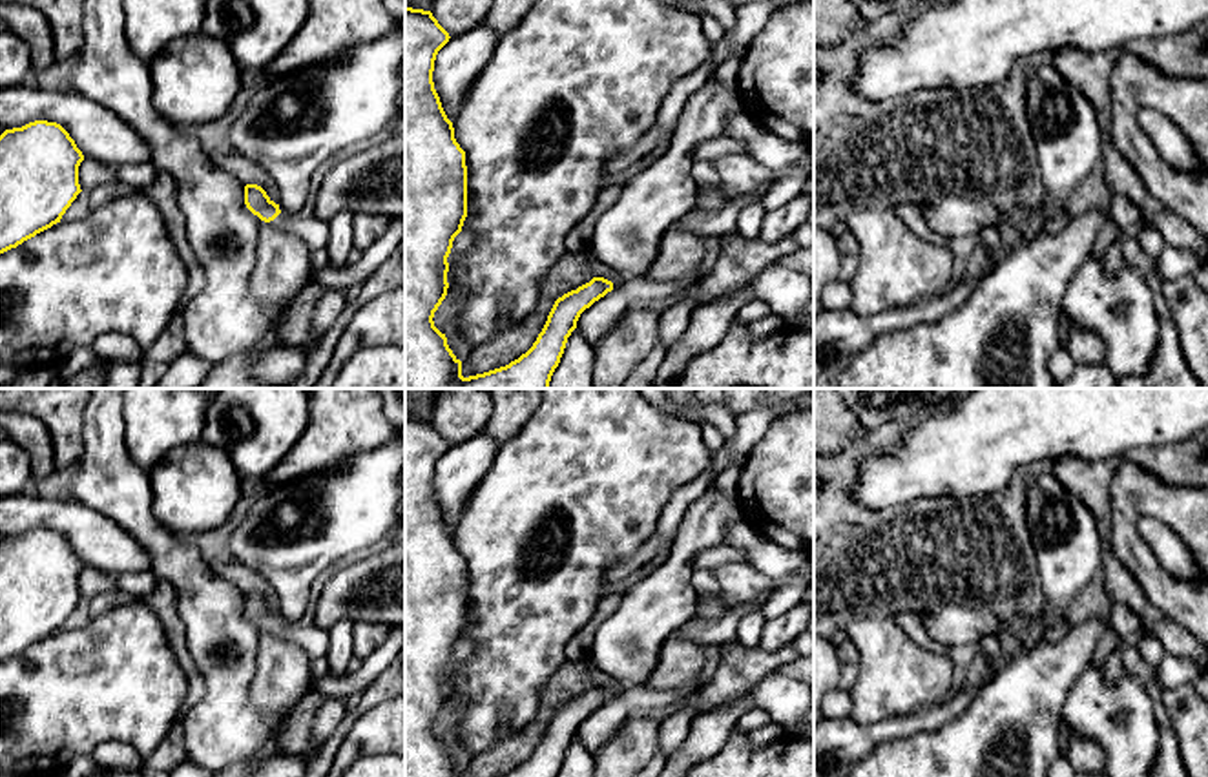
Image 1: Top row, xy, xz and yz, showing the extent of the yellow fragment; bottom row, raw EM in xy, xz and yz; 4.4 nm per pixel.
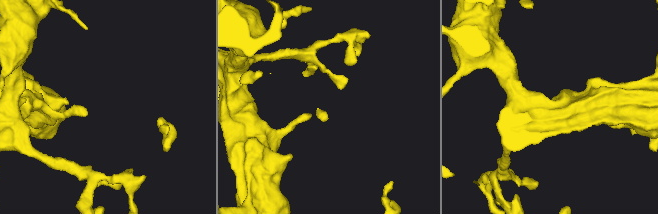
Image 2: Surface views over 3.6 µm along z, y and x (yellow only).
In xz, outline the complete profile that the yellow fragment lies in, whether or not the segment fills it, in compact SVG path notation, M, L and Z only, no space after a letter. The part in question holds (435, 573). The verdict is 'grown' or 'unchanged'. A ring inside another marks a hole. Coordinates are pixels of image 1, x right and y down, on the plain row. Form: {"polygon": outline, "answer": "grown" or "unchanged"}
{"polygon": "M405 416L405 777L462 777L432 730L449 697L447 666L467 626L465 560L432 491L436 463L449 447L431 420Z", "answer": "unchanged"}

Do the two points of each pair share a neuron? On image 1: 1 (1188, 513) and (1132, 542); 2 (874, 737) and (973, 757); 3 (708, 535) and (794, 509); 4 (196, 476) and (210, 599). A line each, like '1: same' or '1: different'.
1: same
2: different
3: different
4: different

